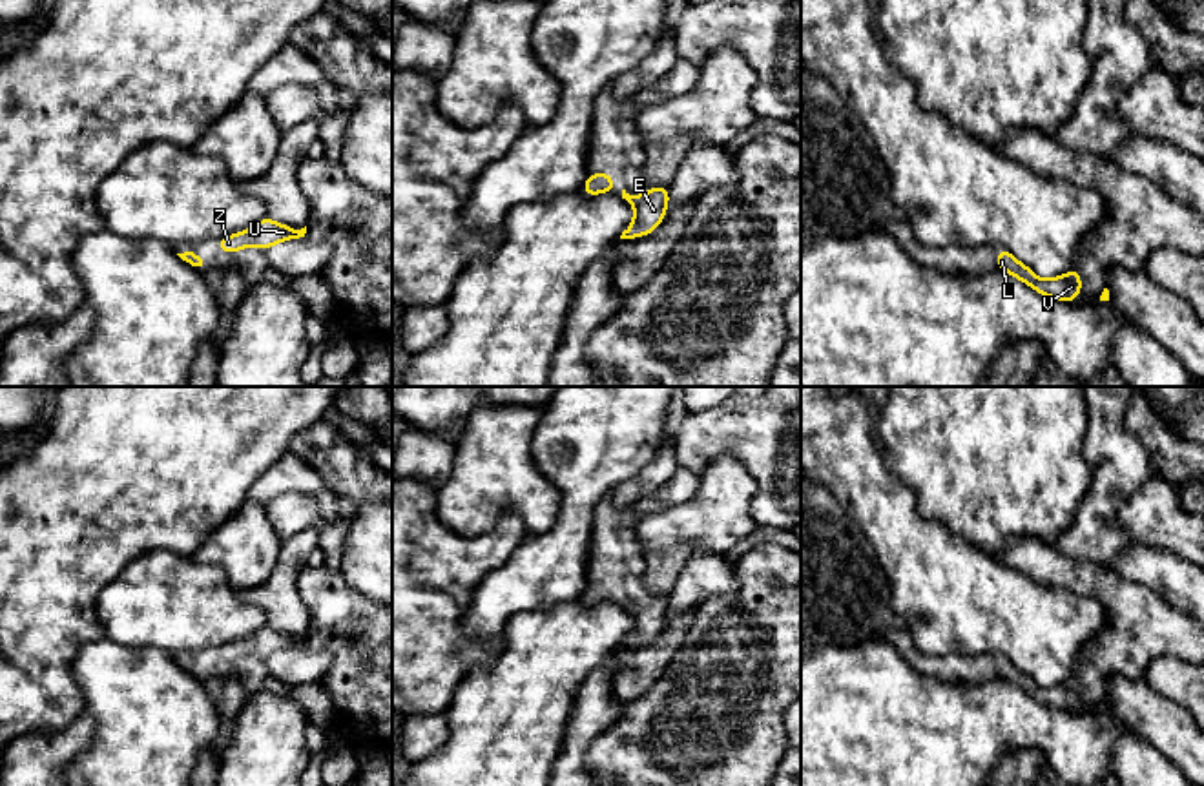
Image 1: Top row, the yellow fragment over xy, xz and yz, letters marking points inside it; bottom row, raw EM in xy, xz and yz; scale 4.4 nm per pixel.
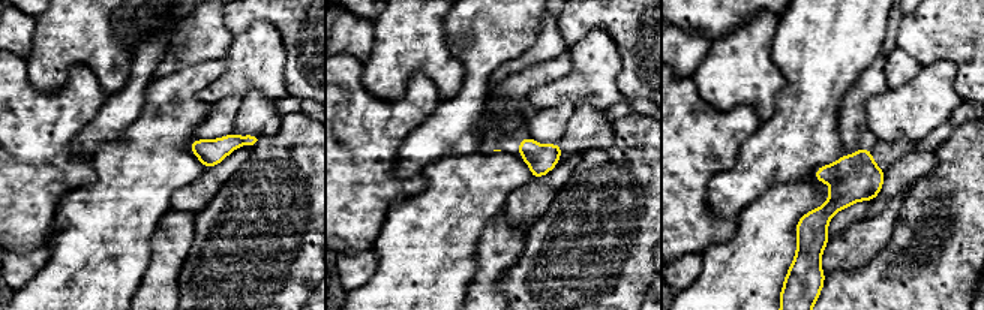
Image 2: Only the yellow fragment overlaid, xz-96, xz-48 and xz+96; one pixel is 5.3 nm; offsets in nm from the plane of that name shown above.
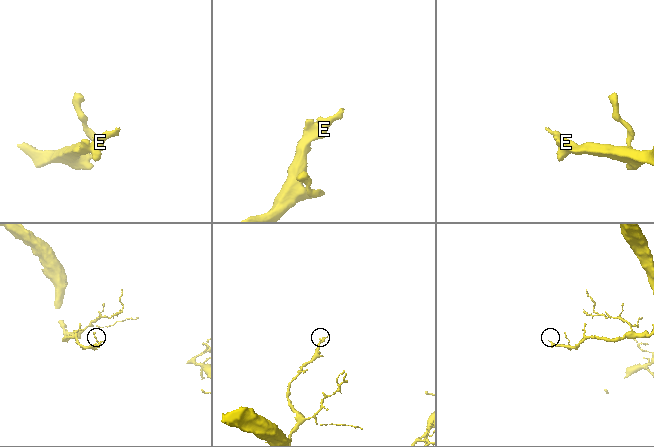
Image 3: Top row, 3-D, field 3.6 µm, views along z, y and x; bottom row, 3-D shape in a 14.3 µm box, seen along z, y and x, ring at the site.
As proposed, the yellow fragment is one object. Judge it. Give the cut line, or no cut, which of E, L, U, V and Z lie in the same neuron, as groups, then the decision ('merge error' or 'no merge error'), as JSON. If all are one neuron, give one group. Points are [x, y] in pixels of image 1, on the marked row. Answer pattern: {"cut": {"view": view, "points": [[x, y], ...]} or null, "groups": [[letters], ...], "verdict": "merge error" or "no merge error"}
{"cut": null, "groups": [["E", "L", "U", "V", "Z"]], "verdict": "no merge error"}

